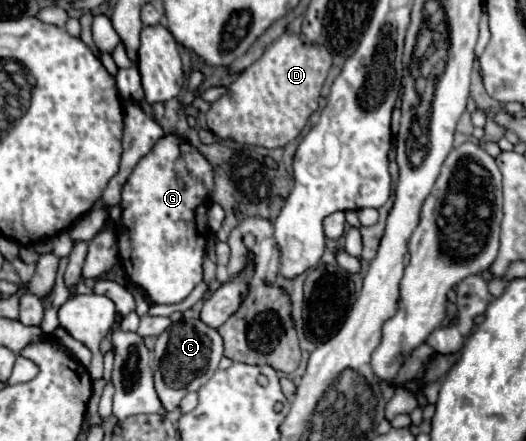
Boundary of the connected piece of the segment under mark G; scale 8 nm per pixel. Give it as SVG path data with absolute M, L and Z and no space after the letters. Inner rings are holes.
M166 135L156 147L140 159L130 179L122 189L122 219L120 219L120 255L128 277L142 287L150 303L176 305L184 301L190 291L202 281L202 259L208 239L206 211L214 187L214 171L210 163L182 137Z

